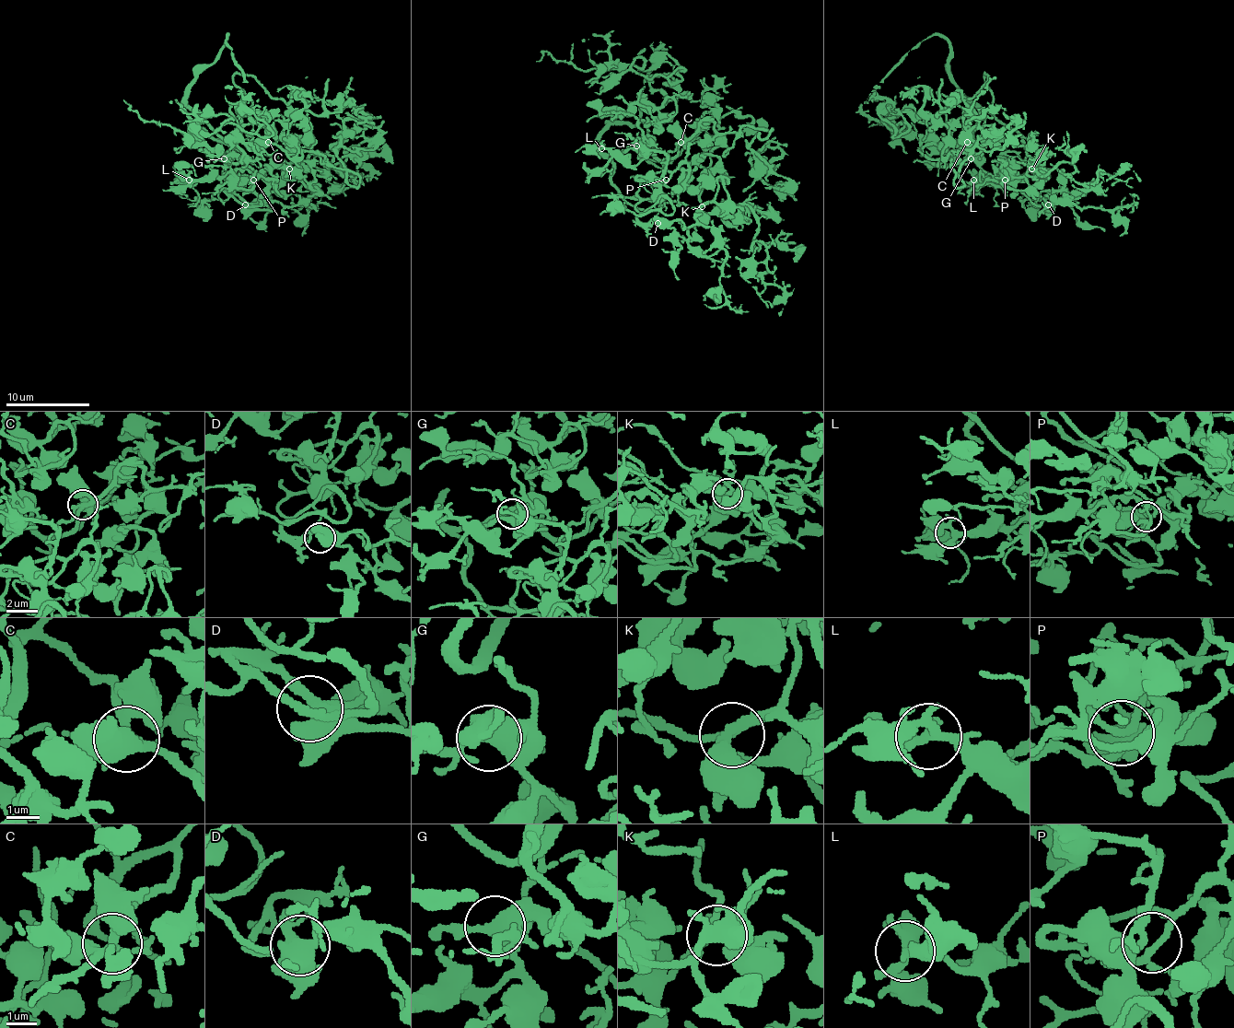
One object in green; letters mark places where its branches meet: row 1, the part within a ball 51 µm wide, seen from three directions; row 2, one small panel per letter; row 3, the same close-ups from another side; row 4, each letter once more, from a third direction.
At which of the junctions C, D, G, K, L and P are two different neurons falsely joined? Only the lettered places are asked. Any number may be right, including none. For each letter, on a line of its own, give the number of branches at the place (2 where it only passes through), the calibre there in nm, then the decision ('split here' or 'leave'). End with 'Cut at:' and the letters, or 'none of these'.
C: branches 5; calibre 280 nm; leave
D: branches 4; calibre 440 nm; leave
G: branches 3; calibre 440 nm; leave
K: branches 4; calibre 340 nm; leave
L: branches 5; calibre 280 nm; leave
P: branches 3; calibre 160 nm; leave
Cut at: none of these

